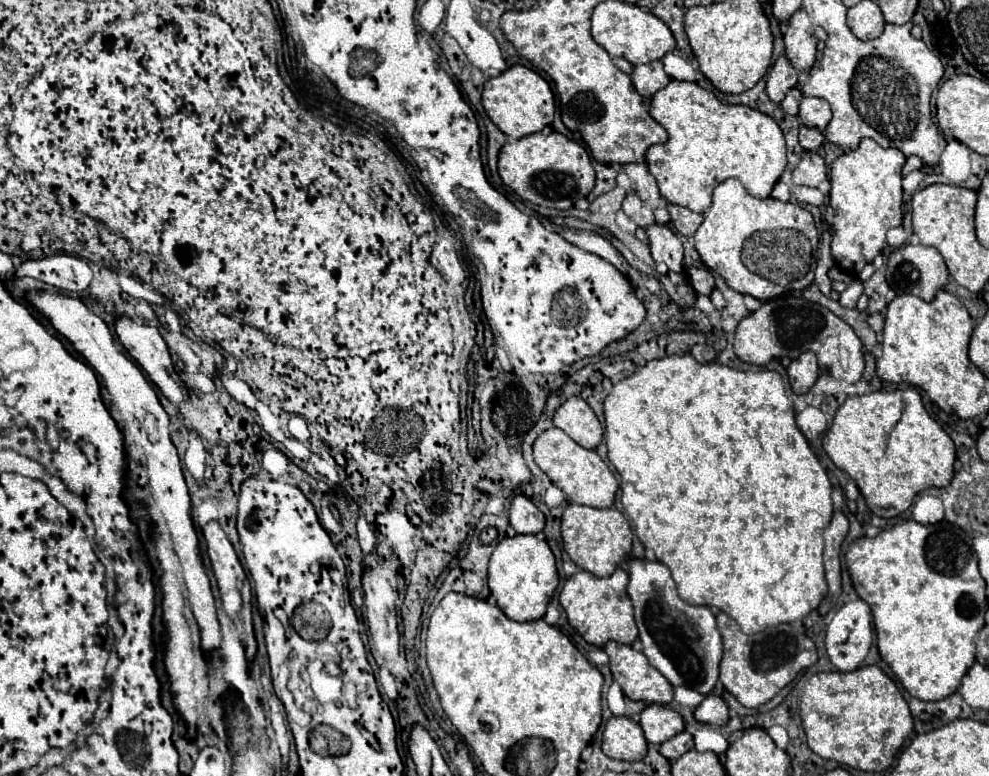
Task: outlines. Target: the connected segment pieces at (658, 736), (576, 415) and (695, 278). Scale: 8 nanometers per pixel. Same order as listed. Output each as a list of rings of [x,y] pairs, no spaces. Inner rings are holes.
[[[651,703],[641,711],[641,727],[649,743],[663,743],[681,733],[685,723],[675,709]]]
[[[581,397],[565,399],[553,415],[553,425],[563,429],[575,443],[587,449],[595,449],[603,437],[599,419]]]
[[[691,267],[689,269],[689,283],[699,295],[711,295],[715,289],[715,277],[707,267]]]

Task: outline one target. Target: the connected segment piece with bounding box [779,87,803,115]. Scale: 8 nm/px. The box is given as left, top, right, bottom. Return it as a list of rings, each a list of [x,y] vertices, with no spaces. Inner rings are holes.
[[[791,87],[787,93],[785,93],[785,99],[779,103],[789,115],[797,115],[797,107],[799,107],[799,101],[801,101],[801,91],[799,87]]]

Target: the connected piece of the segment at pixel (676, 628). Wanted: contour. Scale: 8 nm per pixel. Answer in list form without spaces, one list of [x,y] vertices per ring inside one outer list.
[[[631,559],[627,593],[635,605],[635,623],[649,663],[663,673],[673,687],[685,685],[701,695],[709,695],[719,681],[719,663],[723,657],[723,637],[715,615],[707,605],[685,603],[679,597],[671,571],[661,561]]]

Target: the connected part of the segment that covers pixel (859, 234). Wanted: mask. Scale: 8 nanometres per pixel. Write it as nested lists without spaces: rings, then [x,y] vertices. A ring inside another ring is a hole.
[[[863,139],[857,149],[841,153],[831,165],[829,199],[835,209],[831,249],[833,257],[851,273],[871,263],[887,246],[887,229],[902,224],[903,163],[905,155],[899,149],[883,149],[873,139]]]

